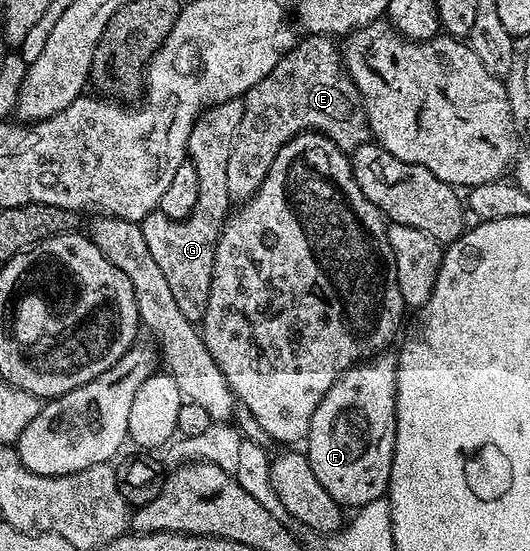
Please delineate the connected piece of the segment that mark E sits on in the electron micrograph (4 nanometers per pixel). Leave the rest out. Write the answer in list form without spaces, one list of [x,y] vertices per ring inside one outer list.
[[[321,35],[316,38],[317,45],[308,45],[308,40],[302,39],[298,41],[295,48],[287,51],[283,55],[283,59],[279,59],[279,63],[275,63],[275,67],[271,67],[271,71],[267,75],[263,75],[263,79],[259,79],[259,83],[255,83],[255,87],[251,87],[244,95],[243,119],[239,123],[239,127],[235,131],[235,139],[231,143],[231,155],[227,158],[227,191],[229,192],[229,200],[233,203],[244,203],[250,201],[255,195],[255,191],[259,191],[259,187],[263,183],[263,179],[267,175],[267,171],[271,167],[271,163],[275,162],[275,155],[277,155],[282,147],[291,139],[295,139],[301,133],[321,133],[327,139],[331,139],[336,143],[340,149],[352,151],[361,145],[368,145],[371,141],[371,134],[369,132],[369,120],[365,114],[365,105],[361,101],[361,93],[355,87],[355,83],[351,79],[346,62],[341,62],[343,58],[342,50],[339,48],[332,36]]]

